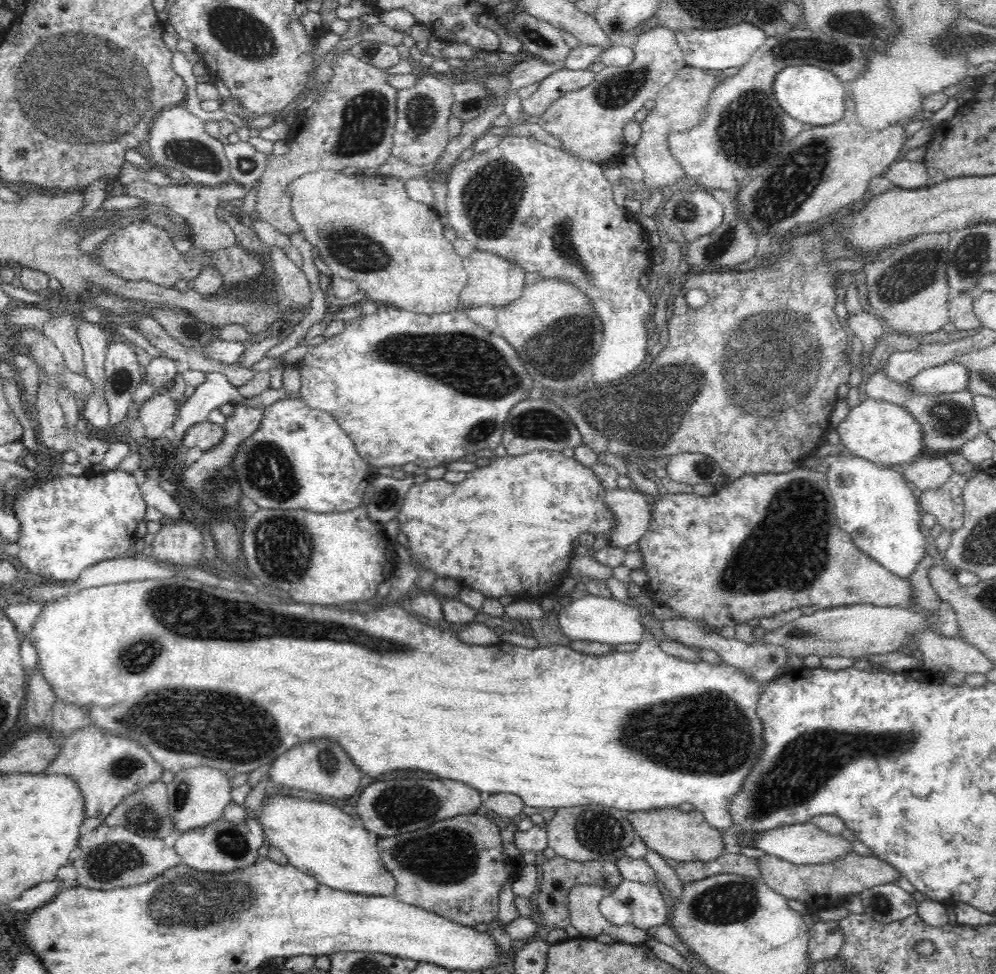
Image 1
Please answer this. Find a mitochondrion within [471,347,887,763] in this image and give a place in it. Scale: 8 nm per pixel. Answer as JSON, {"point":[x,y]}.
{"point":[789,548]}

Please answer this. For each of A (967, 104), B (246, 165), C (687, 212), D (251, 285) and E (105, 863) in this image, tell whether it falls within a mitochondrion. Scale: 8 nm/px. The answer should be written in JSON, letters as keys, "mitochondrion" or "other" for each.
{"A":"other","B":"mitochondrion","C":"mitochondrion","D":"other","E":"mitochondrion"}

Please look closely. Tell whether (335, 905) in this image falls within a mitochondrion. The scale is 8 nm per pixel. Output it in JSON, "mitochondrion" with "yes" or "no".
{"mitochondrion":"no"}

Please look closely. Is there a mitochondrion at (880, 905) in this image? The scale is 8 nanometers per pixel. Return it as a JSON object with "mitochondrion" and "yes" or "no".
{"mitochondrion":"yes"}

